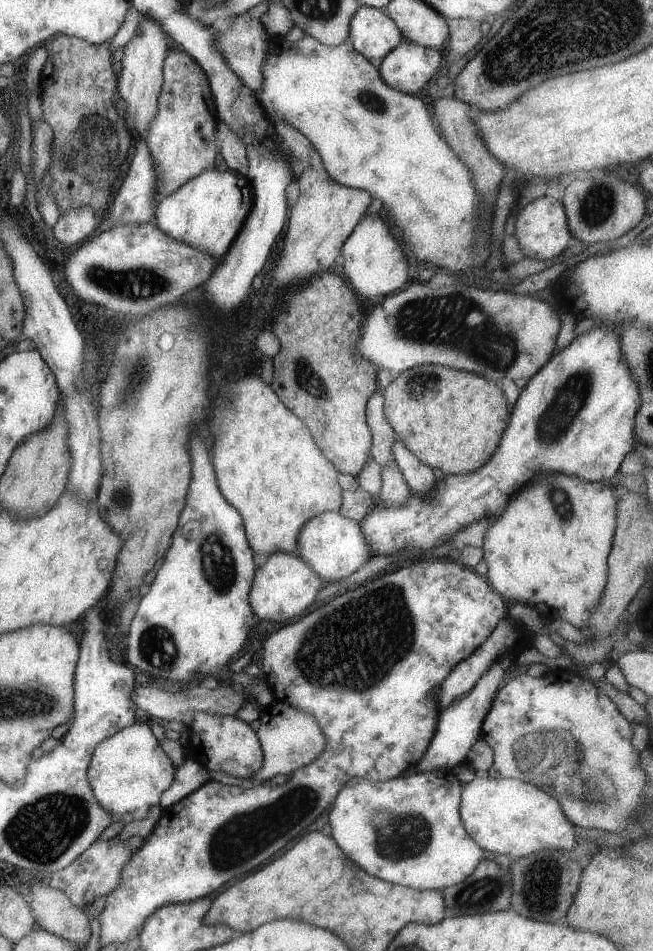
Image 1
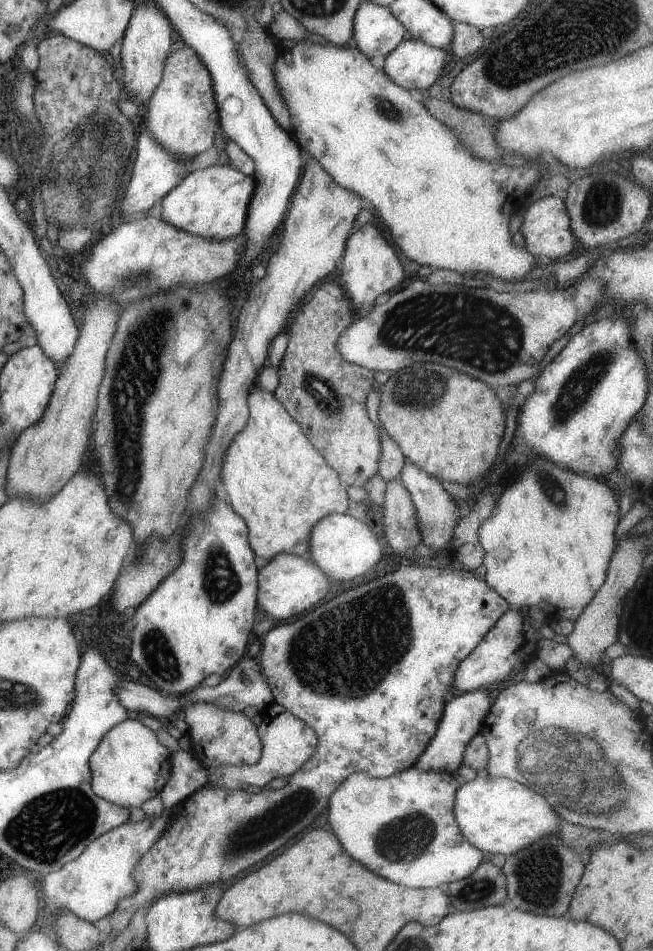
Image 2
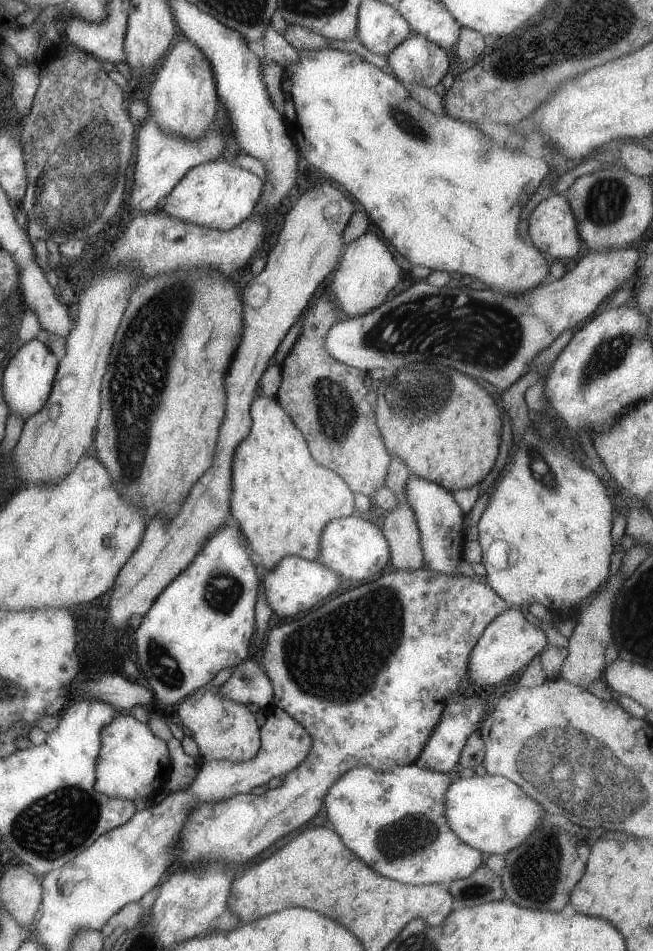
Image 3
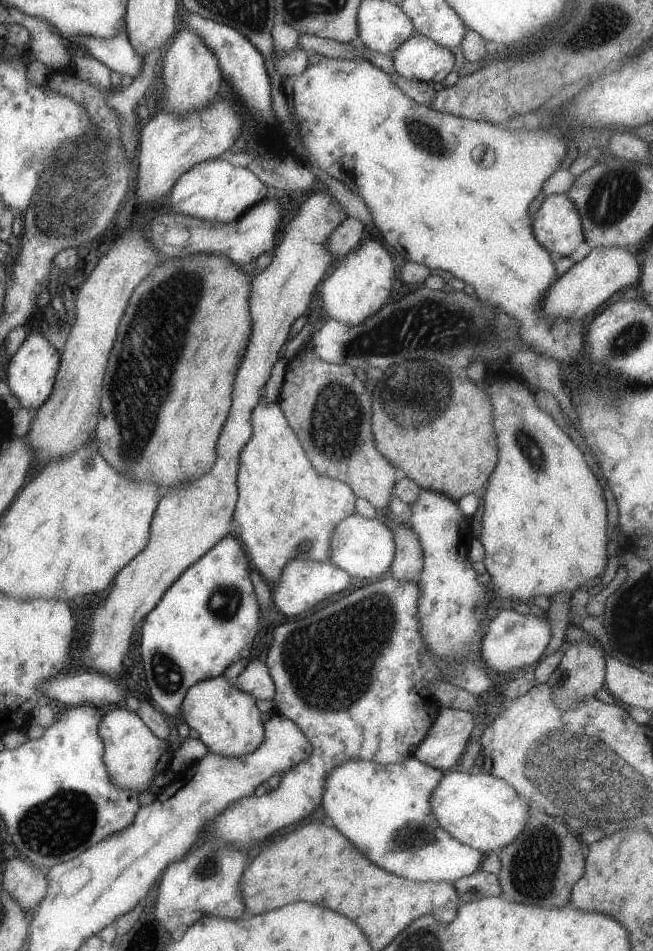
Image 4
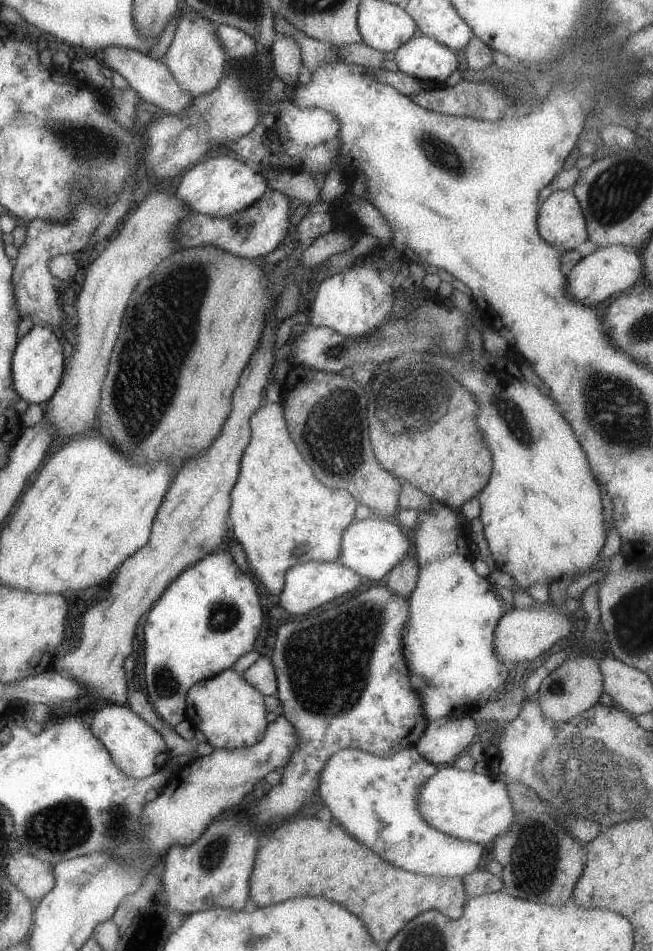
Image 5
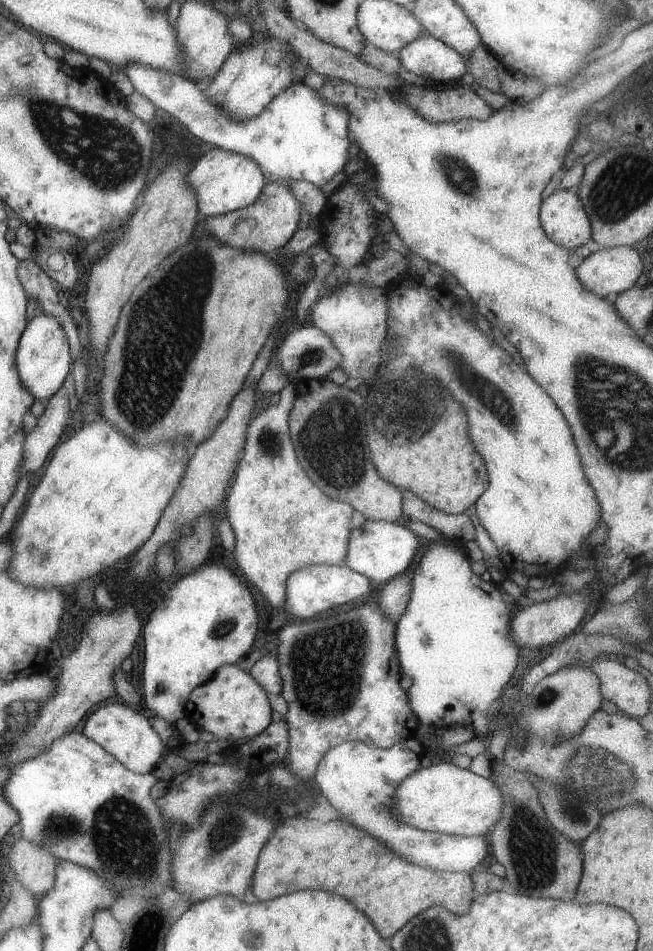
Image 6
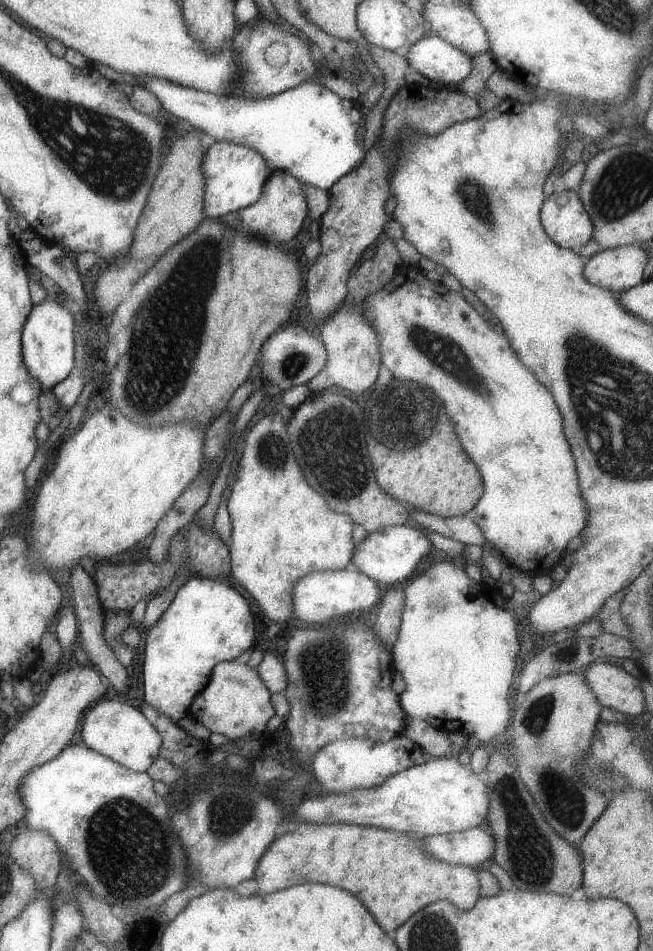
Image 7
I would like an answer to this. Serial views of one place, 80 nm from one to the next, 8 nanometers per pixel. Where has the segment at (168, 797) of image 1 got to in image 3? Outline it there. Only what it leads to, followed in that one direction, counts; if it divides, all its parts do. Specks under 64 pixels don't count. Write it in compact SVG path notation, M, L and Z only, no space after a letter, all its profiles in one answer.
M171 738L166 742L168 748L171 772L164 782L162 792L165 794L185 790L195 778L200 763L187 755L182 749L179 740Z

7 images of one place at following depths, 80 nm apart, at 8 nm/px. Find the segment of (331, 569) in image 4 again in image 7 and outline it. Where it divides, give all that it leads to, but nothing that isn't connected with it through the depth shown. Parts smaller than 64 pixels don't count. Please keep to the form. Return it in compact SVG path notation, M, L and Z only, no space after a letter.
M343 567L337 570L313 571L299 578L290 590L292 598L292 616L305 620L309 626L319 626L332 622L330 618L337 618L343 614L350 614L349 618L357 618L369 610L380 599L379 592L383 587L372 578Z

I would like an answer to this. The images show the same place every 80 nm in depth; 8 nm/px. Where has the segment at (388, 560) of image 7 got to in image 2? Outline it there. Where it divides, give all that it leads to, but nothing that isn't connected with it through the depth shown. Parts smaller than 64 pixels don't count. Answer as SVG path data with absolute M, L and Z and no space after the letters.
M328 514L313 524L308 536L308 554L321 572L329 580L353 580L357 576L366 576L369 569L381 558L379 539L372 532L372 526L351 518L347 514Z

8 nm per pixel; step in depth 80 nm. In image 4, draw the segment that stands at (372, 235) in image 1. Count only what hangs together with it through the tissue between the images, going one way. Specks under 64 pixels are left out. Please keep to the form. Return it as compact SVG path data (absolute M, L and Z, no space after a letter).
M365 236L355 248L351 249L337 264L330 276L325 278L321 286L321 318L325 321L333 319L346 325L358 325L376 310L379 310L389 299L392 278L396 268L391 263L387 248L376 239Z

